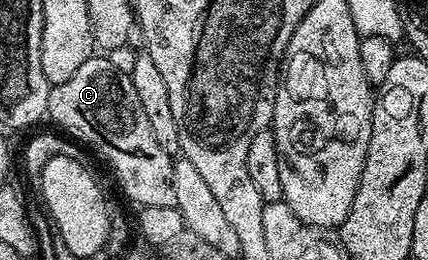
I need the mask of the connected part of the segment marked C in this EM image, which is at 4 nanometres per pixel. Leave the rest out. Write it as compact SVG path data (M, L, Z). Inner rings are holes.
M91 56L65 83L51 86L47 117L55 120L72 141L88 150L91 148L101 160L107 161L124 195L136 201L136 206L175 207L177 191L173 191L172 154L157 143L130 76L103 57L106 56Z

